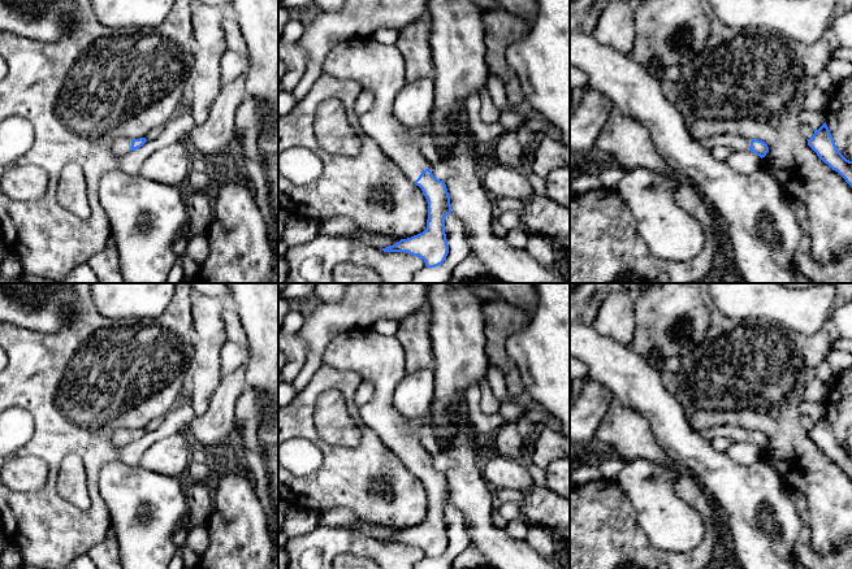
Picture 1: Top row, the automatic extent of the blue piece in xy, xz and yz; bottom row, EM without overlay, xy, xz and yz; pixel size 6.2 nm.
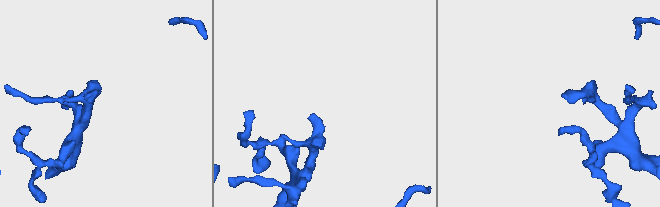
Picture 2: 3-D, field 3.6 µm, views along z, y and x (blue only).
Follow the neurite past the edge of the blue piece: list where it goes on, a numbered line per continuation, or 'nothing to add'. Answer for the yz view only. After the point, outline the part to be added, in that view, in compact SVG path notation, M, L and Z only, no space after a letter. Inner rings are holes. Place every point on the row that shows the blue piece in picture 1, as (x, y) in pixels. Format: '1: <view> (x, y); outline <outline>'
1: yz (738, 143); outline M722 135L722 136L713 136L702 140L702 144L712 149L717 145L726 145L734 149L734 152L738 151L749 151L752 139L736 136L736 135Z

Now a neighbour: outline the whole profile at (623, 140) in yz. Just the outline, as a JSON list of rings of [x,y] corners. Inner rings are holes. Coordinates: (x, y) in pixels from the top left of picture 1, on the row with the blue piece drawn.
[[[617,107],[611,109],[594,143],[594,149],[597,155],[618,164],[624,173],[643,166],[658,173],[679,175],[656,149],[649,130]]]

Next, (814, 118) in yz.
[[[803,109],[799,121],[809,125],[813,130],[818,130],[826,122],[826,116],[823,112]]]

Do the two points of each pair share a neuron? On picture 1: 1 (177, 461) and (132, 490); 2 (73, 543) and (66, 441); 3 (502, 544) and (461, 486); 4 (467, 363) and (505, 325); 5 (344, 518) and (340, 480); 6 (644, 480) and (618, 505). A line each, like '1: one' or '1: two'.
1: two
2: one
3: one
4: two
5: two
6: two

